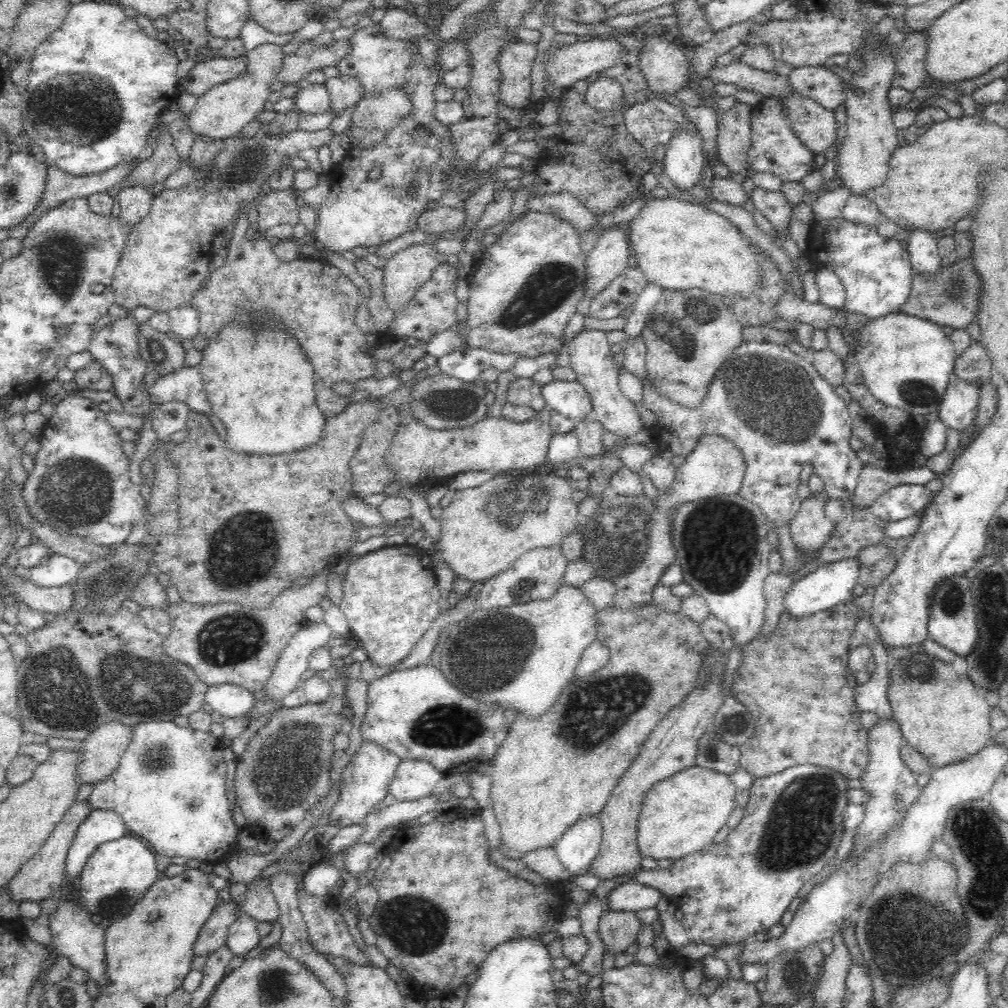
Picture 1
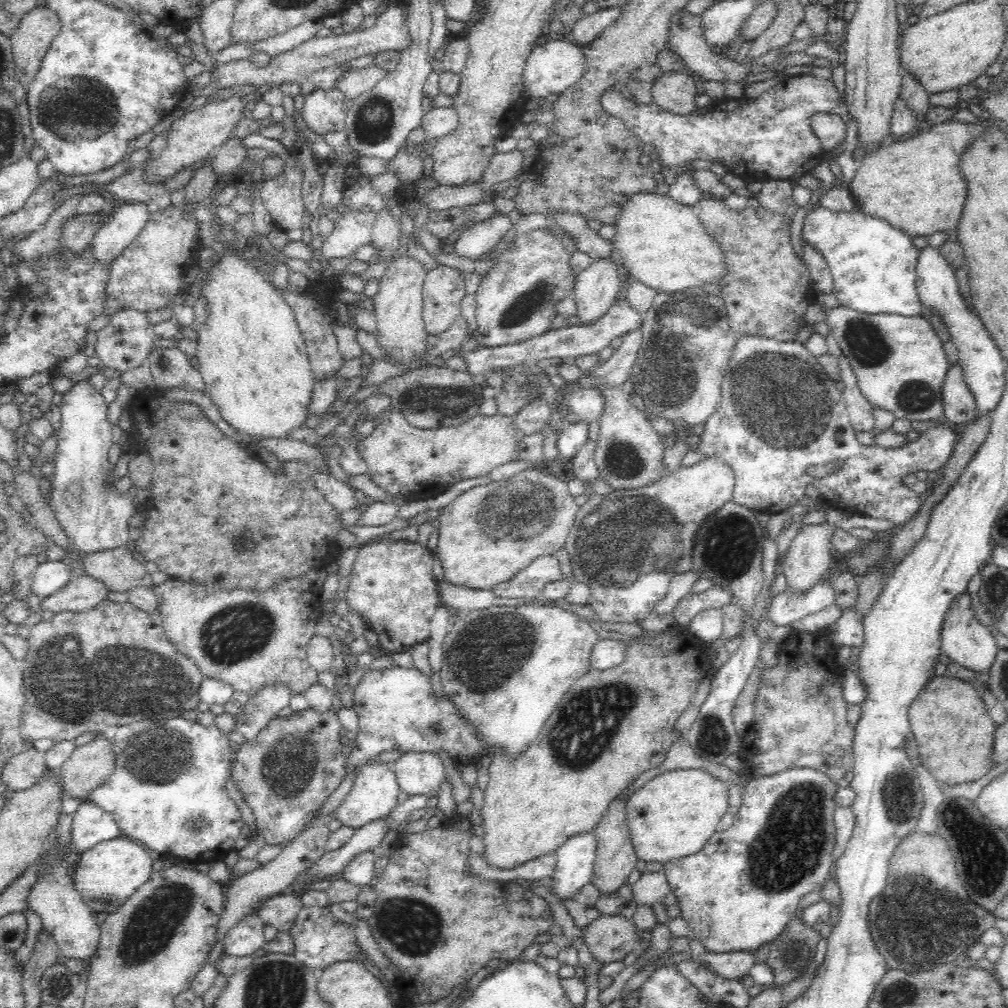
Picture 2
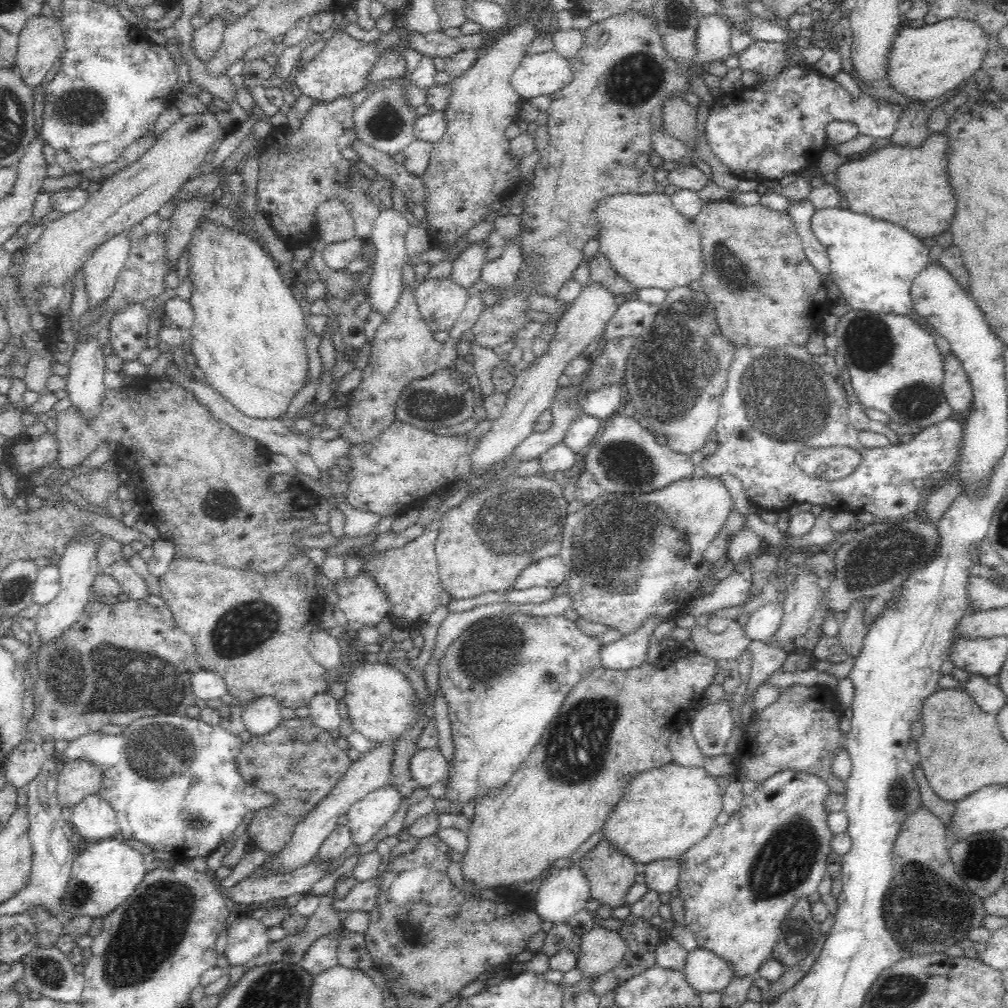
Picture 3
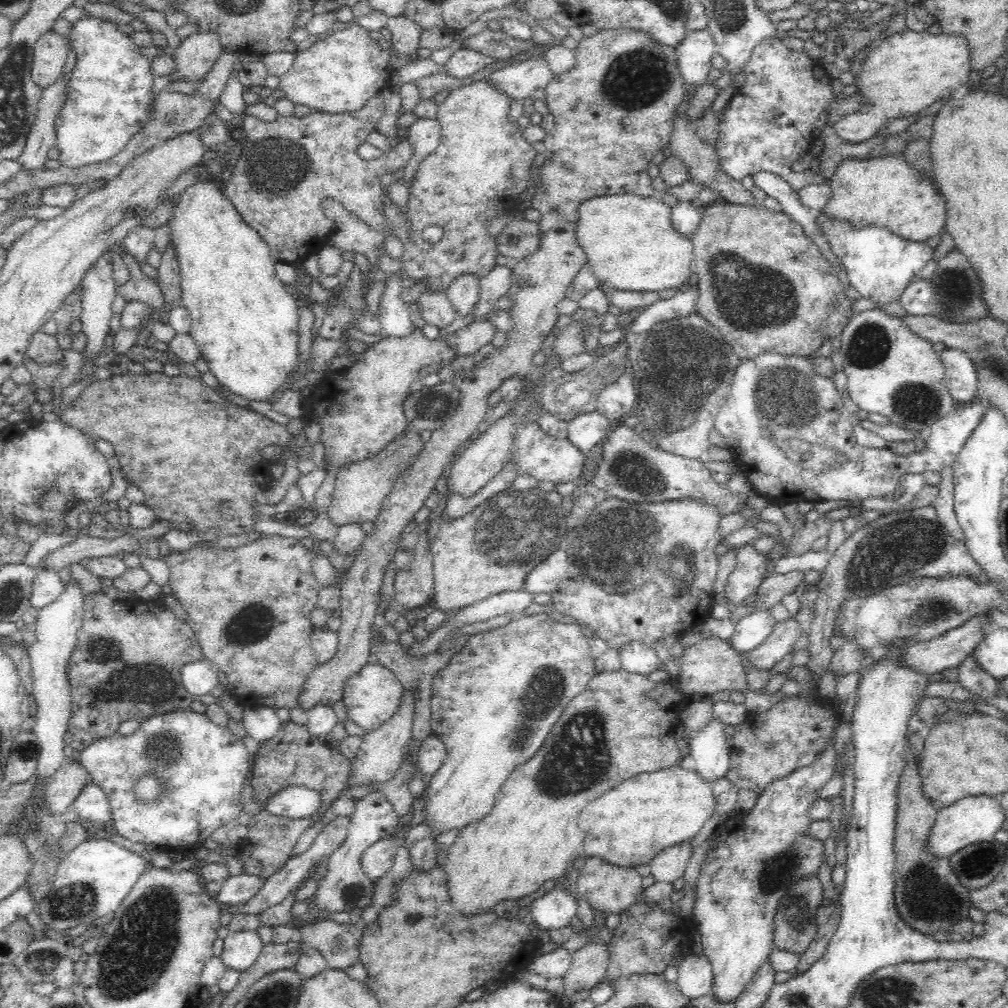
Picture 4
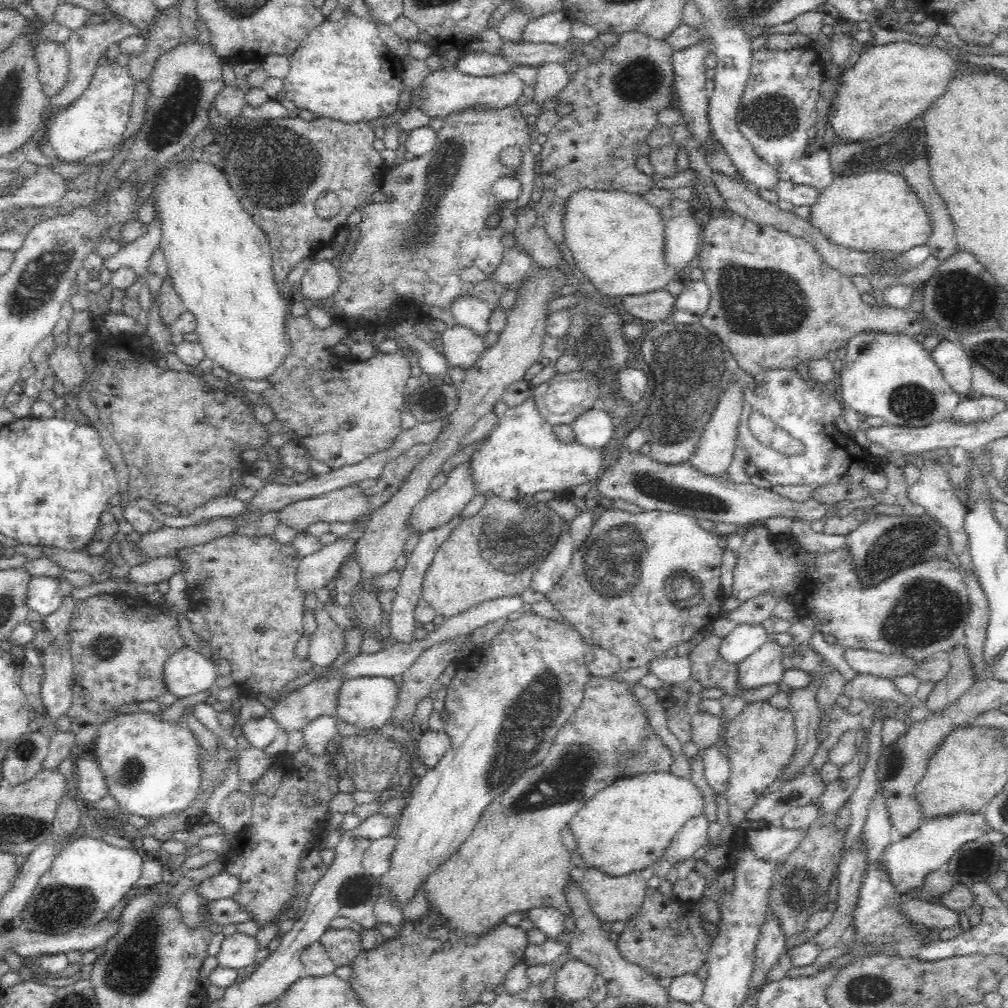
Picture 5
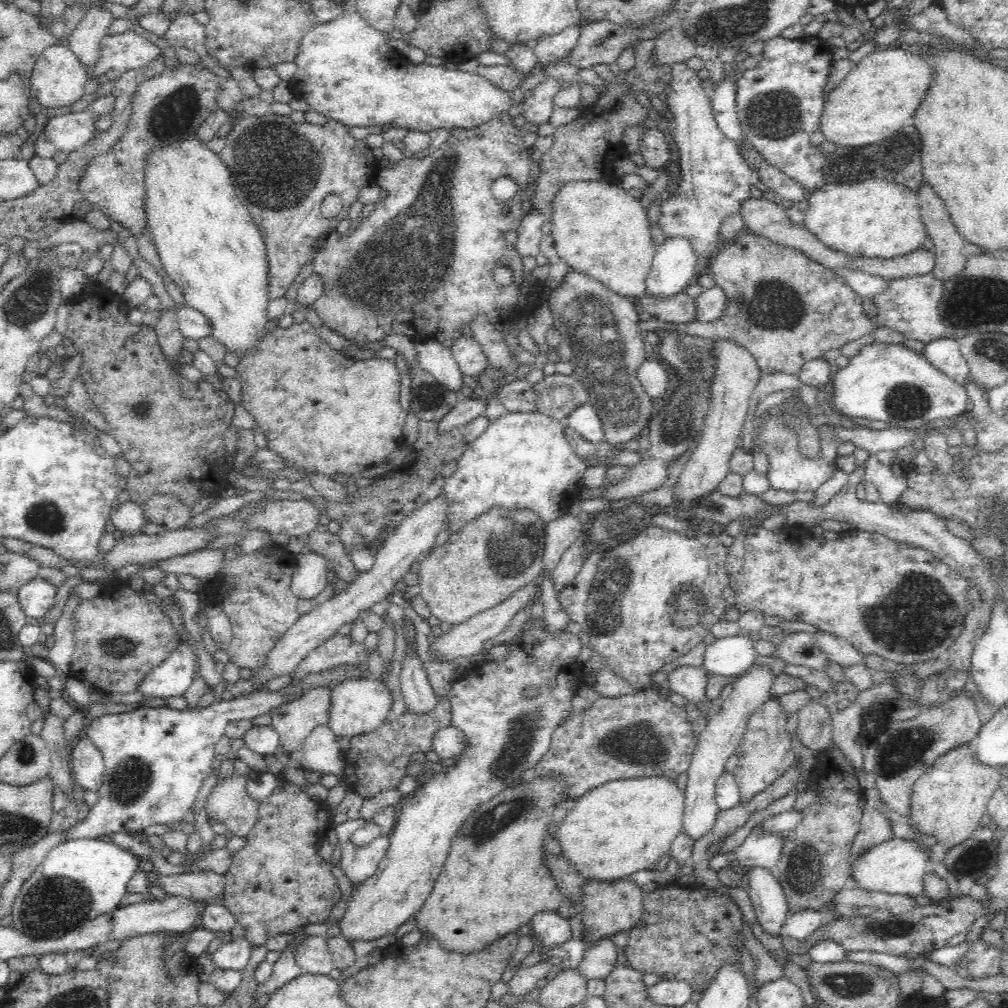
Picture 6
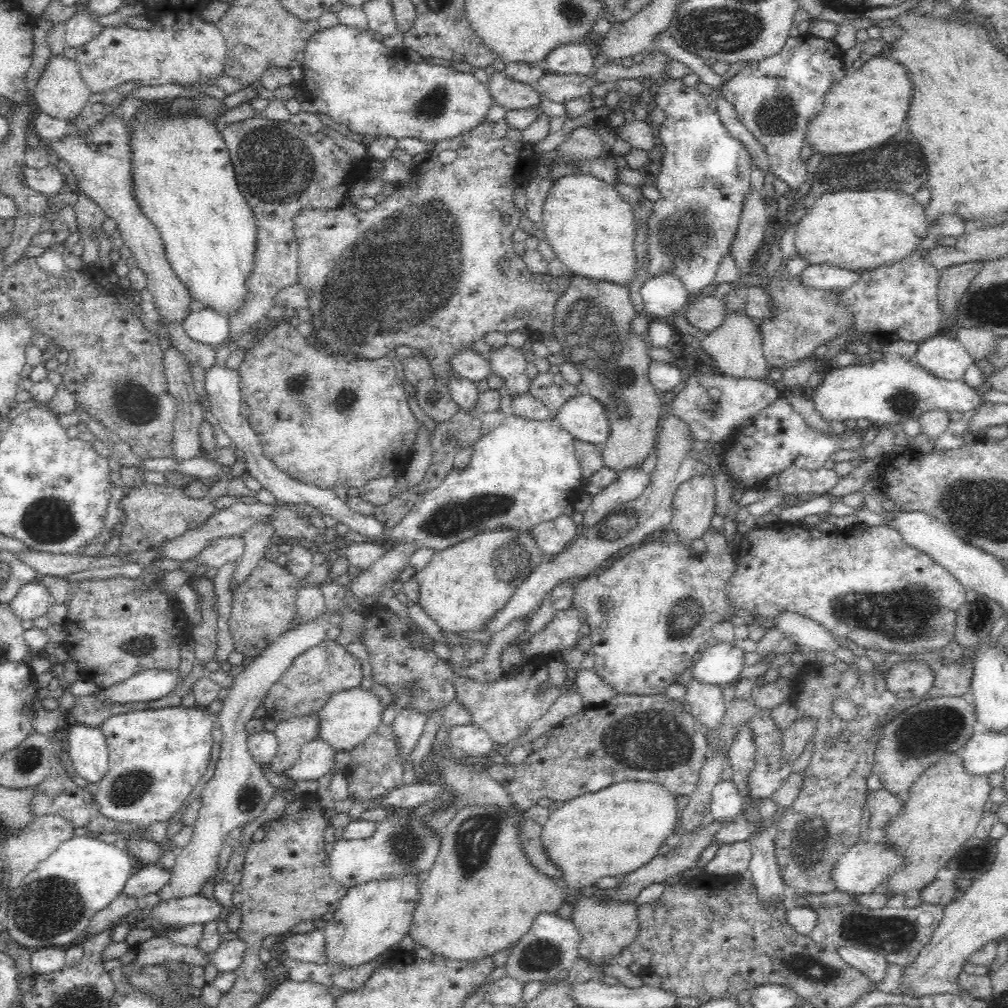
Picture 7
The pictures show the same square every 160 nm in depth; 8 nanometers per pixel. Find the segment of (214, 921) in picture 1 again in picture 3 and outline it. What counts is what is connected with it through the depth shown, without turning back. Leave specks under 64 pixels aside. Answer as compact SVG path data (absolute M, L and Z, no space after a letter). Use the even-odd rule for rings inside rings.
M394 741L376 743L374 750L370 750L370 752L365 753L358 760L354 761L348 772L344 774L344 778L330 792L330 795L326 796L316 807L312 808L311 812L297 824L290 841L279 852L271 854L261 866L256 866L246 877L248 879L259 879L260 877L291 873L314 860L318 854L320 845L338 827L338 819L340 816L348 813L349 806L352 806L354 802L357 802L367 793L388 784L393 754L395 754L391 750L392 746L394 746Z

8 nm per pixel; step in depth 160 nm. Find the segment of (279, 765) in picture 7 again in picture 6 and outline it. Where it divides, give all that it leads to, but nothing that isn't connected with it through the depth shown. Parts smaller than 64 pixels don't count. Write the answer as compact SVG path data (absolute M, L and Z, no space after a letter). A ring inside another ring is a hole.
M328 686L306 690L270 712L274 730L287 753L300 752L305 738L318 724L328 724L331 689Z

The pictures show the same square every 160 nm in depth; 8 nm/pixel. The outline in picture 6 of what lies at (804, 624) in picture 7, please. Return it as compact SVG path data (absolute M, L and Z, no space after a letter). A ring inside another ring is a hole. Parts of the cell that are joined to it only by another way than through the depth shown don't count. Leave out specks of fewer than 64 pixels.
M818 631L814 635L817 645L824 652L827 660L836 662L841 667L865 665L864 654L858 652L848 641L824 631Z

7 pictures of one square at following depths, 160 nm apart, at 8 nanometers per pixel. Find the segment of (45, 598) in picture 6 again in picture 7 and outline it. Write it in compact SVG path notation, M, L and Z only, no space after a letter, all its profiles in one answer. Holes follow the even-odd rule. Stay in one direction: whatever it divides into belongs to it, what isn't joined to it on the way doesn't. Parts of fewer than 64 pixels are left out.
M38 580L23 584L9 602L10 608L21 620L34 620L46 615L52 604L53 600L48 589L38 583Z

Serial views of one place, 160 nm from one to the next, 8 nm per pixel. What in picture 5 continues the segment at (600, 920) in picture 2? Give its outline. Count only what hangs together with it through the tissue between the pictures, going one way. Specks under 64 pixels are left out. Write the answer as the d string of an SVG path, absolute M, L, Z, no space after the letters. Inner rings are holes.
M578 958L567 960L555 972L554 1002L558 1000L576 1000L588 997L588 991L598 974L597 969Z

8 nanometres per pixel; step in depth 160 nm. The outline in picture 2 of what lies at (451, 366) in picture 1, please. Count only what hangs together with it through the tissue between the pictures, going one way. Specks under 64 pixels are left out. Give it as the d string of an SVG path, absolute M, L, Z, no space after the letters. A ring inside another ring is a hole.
M627 300L614 304L604 316L594 323L582 326L561 327L552 329L542 336L534 336L520 344L510 344L500 347L477 346L472 352L458 350L454 356L460 357L466 365L466 372L470 377L486 374L488 371L514 368L519 370L524 364L542 365L549 361L567 360L585 355L600 353L610 346L611 341L617 337L624 337L628 332L642 325L641 314L631 308Z

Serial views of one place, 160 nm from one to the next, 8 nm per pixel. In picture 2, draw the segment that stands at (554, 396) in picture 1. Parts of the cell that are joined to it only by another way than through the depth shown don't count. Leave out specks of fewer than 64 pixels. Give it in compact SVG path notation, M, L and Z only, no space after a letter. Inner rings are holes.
M564 386L562 402L570 411L575 413L579 422L591 423L598 421L604 409L604 397L598 388L585 386Z

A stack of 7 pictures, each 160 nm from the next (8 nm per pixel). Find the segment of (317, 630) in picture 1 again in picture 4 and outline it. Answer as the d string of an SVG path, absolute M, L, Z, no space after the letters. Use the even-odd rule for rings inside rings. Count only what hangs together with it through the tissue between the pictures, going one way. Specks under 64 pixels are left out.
M267 706L245 707L241 722L247 730L247 734L250 734L259 742L274 736L280 730L280 724L282 724L275 709Z

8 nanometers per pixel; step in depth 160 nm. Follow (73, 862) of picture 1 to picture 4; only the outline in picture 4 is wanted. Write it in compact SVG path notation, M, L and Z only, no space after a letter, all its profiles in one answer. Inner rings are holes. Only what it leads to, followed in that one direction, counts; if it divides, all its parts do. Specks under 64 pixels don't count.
M93 782L82 790L73 803L72 810L79 817L78 822L90 831L110 831L112 828L113 819L108 798Z

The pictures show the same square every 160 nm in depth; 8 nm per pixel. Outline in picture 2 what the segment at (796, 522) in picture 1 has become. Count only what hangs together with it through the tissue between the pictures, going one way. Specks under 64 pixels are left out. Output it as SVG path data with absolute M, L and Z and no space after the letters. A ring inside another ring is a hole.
M821 520L816 524L806 522L798 529L779 565L779 571L787 579L787 588L791 588L794 592L802 592L802 590L808 590L810 586L814 586L816 582L820 582L822 574L826 574L830 568L830 550L833 548L831 540L836 529L840 529L840 527L827 520Z

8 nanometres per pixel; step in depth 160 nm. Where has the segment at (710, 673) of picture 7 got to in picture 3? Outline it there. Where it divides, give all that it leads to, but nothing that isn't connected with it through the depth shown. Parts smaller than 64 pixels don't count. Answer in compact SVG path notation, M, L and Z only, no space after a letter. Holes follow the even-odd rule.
M765 603L751 613L746 627L743 628L745 635L751 640L766 642L768 637L773 637L778 630L783 617L783 603Z

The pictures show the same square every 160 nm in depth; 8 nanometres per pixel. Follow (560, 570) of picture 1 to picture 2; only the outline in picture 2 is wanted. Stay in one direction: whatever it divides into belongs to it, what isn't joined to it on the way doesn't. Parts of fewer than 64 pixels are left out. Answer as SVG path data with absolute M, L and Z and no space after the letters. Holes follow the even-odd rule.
M554 555L540 556L520 572L516 572L510 580L493 586L491 591L504 598L541 599L541 592L546 584L563 578L558 562Z

